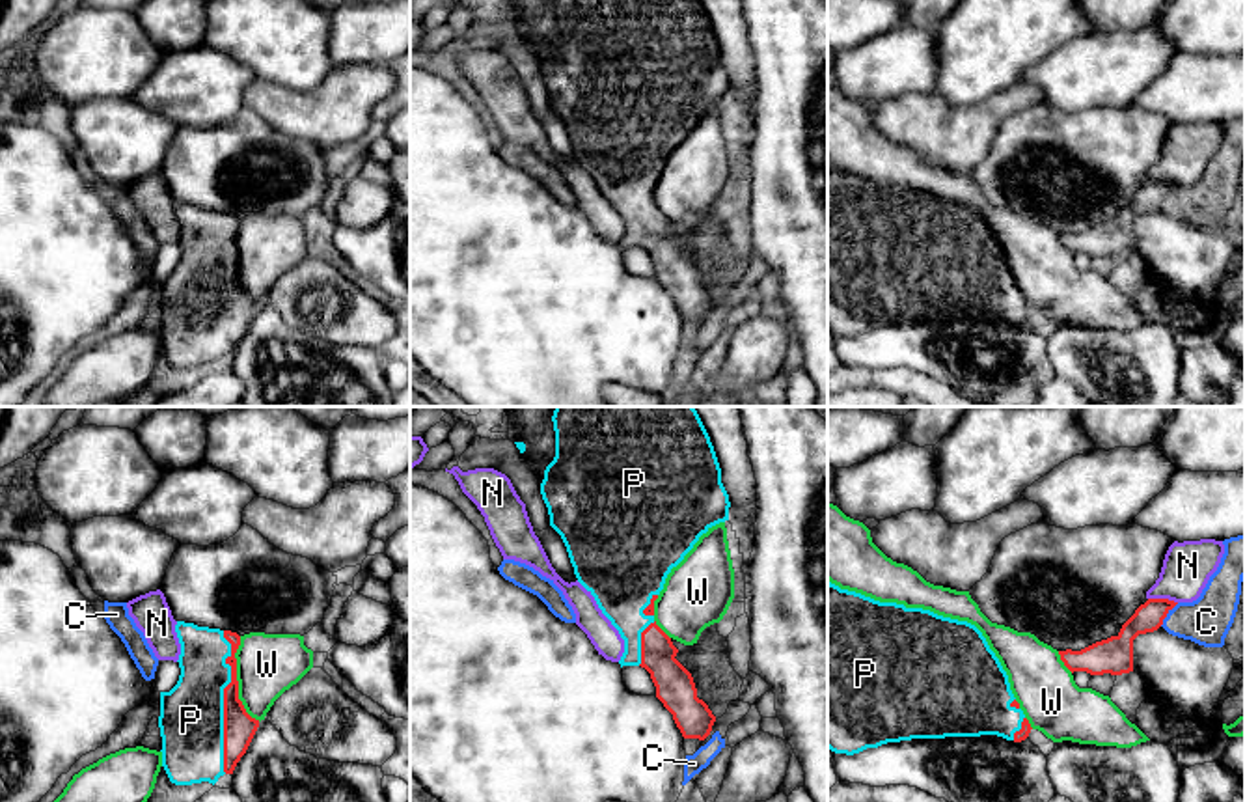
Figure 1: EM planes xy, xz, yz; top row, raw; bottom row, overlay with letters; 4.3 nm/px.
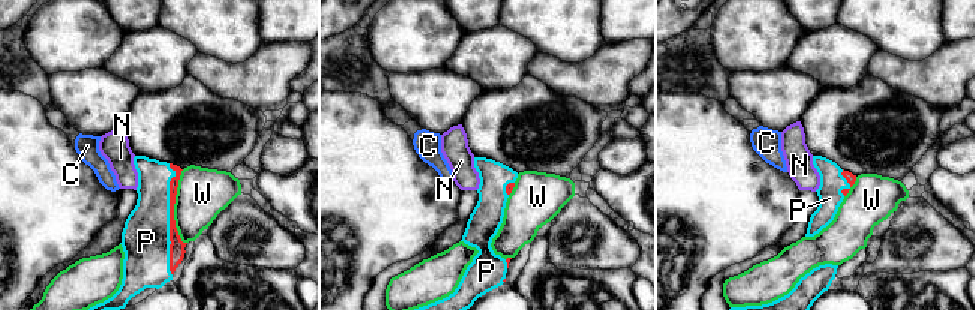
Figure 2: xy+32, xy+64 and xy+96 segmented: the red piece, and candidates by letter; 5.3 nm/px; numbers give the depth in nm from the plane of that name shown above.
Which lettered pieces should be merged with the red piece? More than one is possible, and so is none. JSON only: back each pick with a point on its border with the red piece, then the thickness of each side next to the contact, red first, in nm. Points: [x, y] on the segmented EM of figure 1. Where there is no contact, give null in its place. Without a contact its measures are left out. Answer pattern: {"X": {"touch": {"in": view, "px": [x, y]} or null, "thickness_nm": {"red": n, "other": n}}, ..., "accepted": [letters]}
{"P": {"touch": {"in": "xy", "px": [224, 702]}, "thickness_nm": {"red": 140, "other": 280}}, "accepted": ["P"]}

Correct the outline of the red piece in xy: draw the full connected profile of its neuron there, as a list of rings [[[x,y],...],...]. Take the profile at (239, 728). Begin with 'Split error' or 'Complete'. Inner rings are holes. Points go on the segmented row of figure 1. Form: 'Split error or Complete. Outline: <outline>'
Split error. Outline: [[[177,621],[175,632],[181,643],[181,675],[170,692],[160,692],[162,767],[175,785],[214,785],[220,776],[233,774],[259,727],[259,720],[252,718],[239,699],[235,653],[240,636],[185,621]]]

